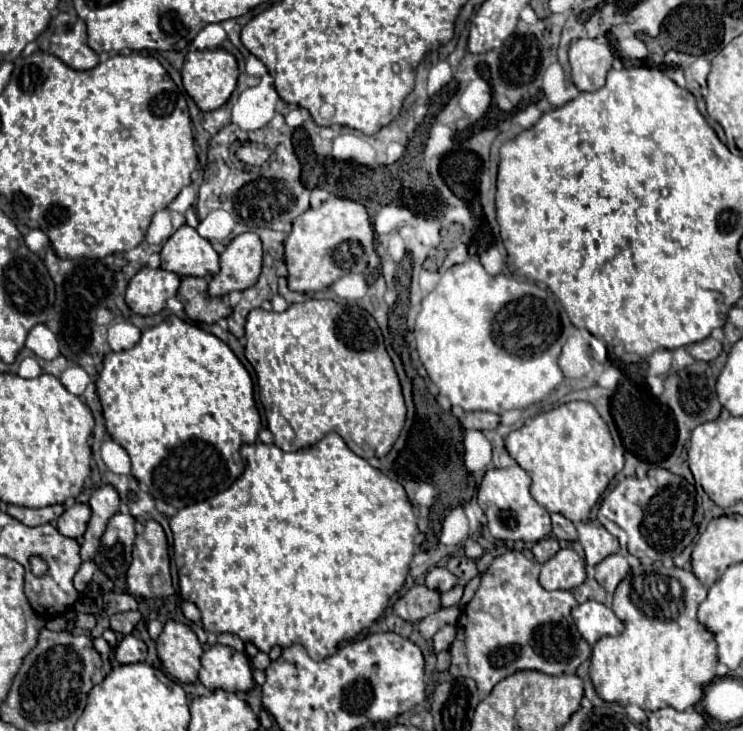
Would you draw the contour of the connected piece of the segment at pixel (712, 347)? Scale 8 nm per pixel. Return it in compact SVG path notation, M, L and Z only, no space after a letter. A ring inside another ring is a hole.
M705 338L697 344L691 344L689 346L689 354L695 358L695 360L703 360L703 362L711 362L715 360L719 354L721 354L721 342L717 342L715 338Z

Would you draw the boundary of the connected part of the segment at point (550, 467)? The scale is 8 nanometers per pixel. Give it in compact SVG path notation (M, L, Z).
M567 402L531 418L507 436L505 448L531 476L531 496L549 512L559 512L573 524L589 518L591 508L621 470L613 456L609 428L591 402Z

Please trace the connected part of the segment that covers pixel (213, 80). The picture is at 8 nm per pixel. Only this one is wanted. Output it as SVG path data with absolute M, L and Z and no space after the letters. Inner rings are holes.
M215 48L215 50L191 50L185 58L185 64L183 64L183 70L181 70L181 76L183 76L183 86L187 90L187 94L195 100L195 104L207 112L207 110L217 110L221 108L231 92L235 90L235 84L237 84L237 76L239 76L239 70L237 70L237 60L233 54L229 54L225 48Z

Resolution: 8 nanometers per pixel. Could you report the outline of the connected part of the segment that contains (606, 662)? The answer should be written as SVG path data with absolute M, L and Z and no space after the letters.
M641 564L631 570L613 594L613 612L625 624L625 630L619 636L605 636L593 646L589 674L597 694L605 702L617 702L621 706L637 704L643 710L659 710L665 706L687 710L695 706L715 678L717 666L715 636L697 620L697 606L705 600L705 596L707 588L689 570L659 568L657 572L649 564Z

